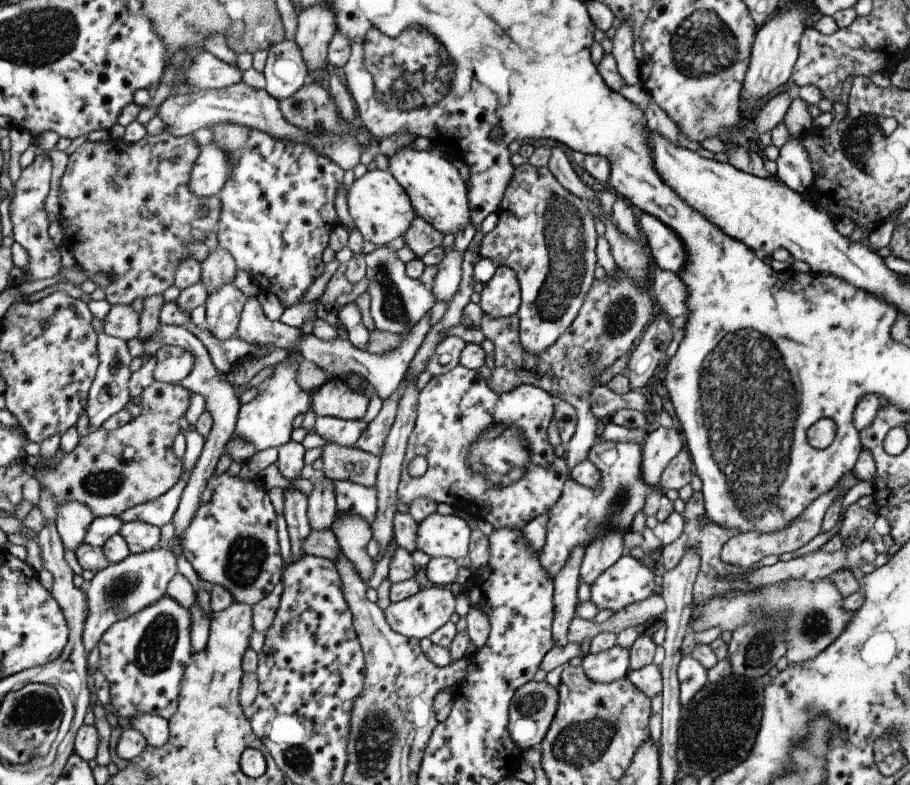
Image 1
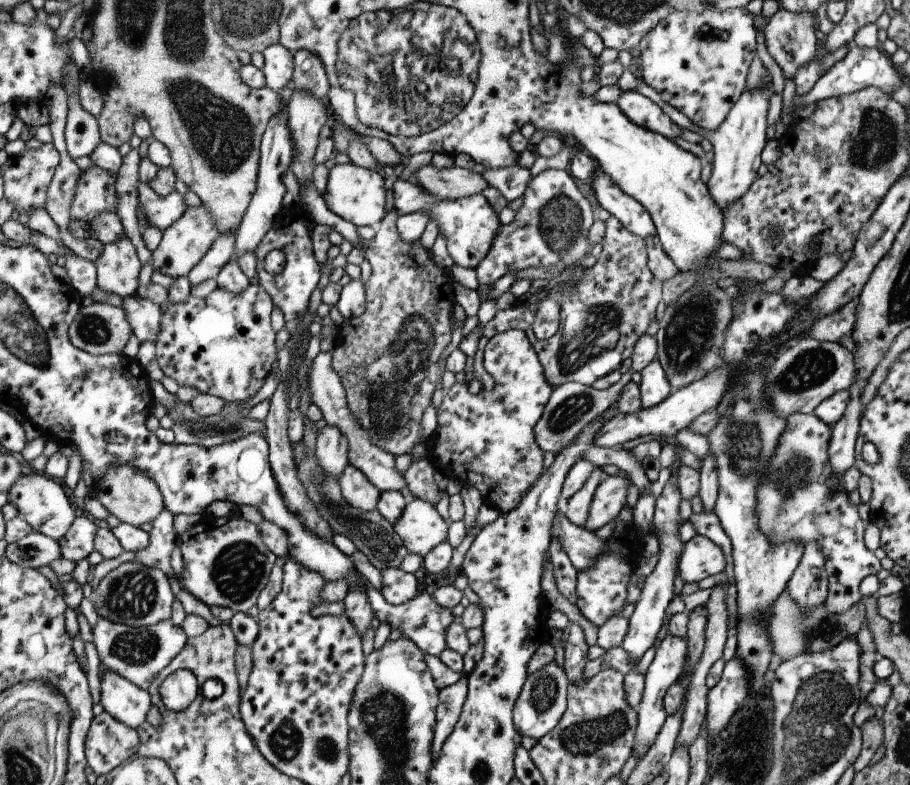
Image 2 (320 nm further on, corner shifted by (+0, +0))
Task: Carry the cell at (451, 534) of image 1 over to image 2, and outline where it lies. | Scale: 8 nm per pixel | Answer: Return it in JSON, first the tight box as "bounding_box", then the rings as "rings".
{"bounding_box":[393,497,447,558],"rings":[[[407,497],[403,514],[393,528],[407,553],[423,558],[429,550],[446,541],[447,525],[432,504]]]}

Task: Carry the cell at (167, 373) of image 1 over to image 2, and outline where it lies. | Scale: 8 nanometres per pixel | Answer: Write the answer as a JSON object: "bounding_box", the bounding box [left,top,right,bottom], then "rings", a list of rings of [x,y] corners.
{"bounding_box":[154,283,276,402],"rings":[[[250,283],[241,294],[231,294],[217,287],[205,297],[189,295],[185,302],[177,304],[167,300],[161,312],[159,334],[154,342],[157,366],[164,376],[173,379],[179,387],[195,388],[199,393],[211,394],[225,402],[245,402],[261,388],[276,359],[276,333],[270,324],[273,308],[267,292],[259,284]]]}

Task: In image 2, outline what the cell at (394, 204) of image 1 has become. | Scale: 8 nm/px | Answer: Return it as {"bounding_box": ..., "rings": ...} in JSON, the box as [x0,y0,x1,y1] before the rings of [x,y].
{"bounding_box":[321,162,387,228],"rings":[[[347,162],[333,165],[327,176],[327,187],[321,194],[327,208],[342,220],[353,224],[355,228],[376,227],[385,216],[387,194],[383,188],[384,178],[381,172],[371,168],[362,168]]]}

